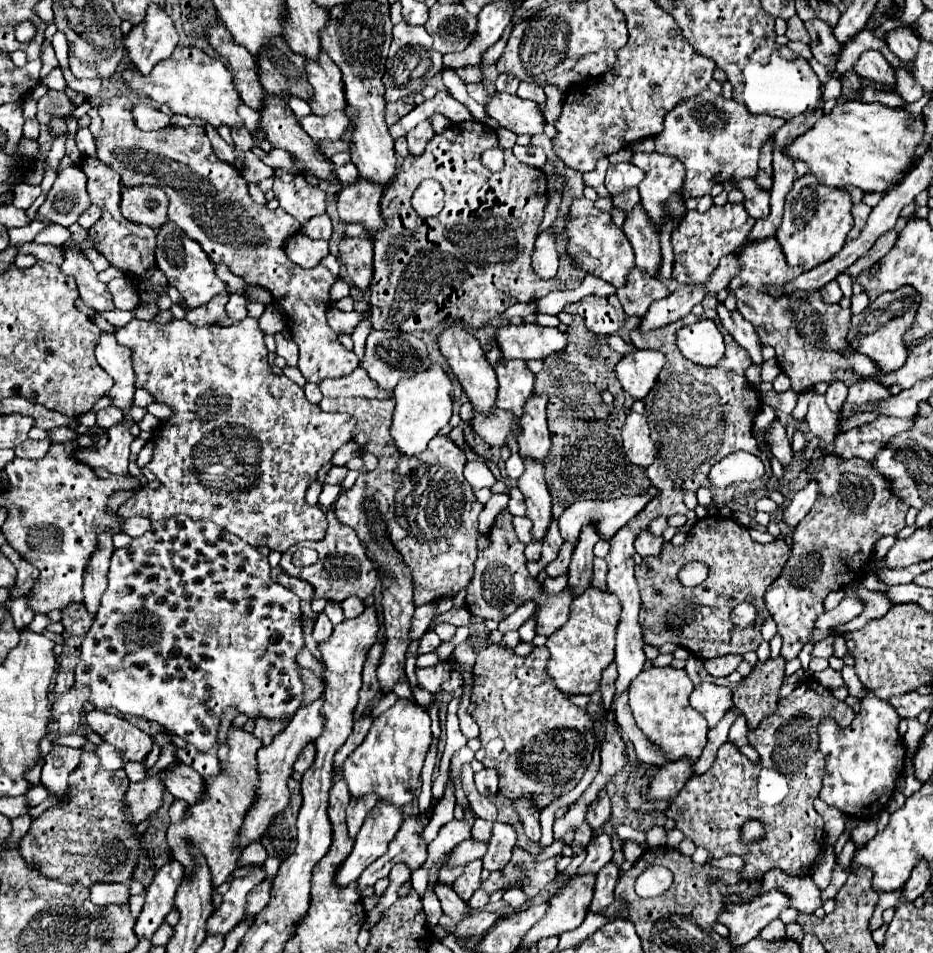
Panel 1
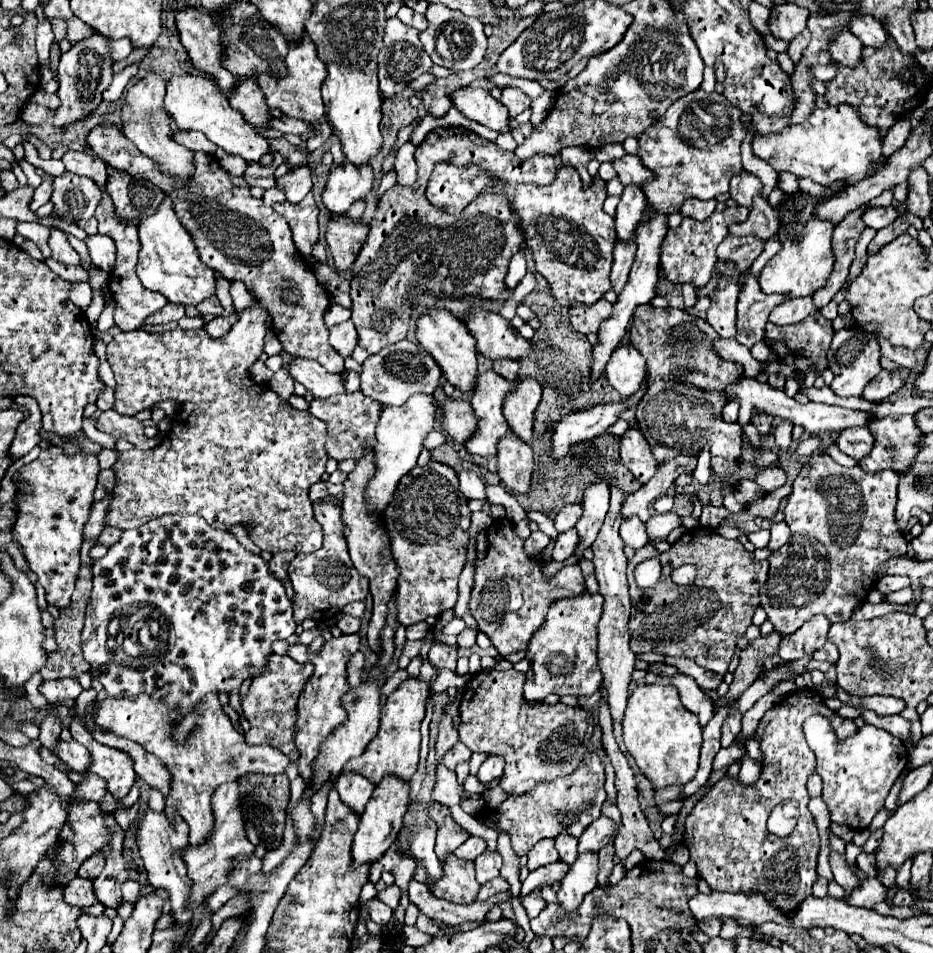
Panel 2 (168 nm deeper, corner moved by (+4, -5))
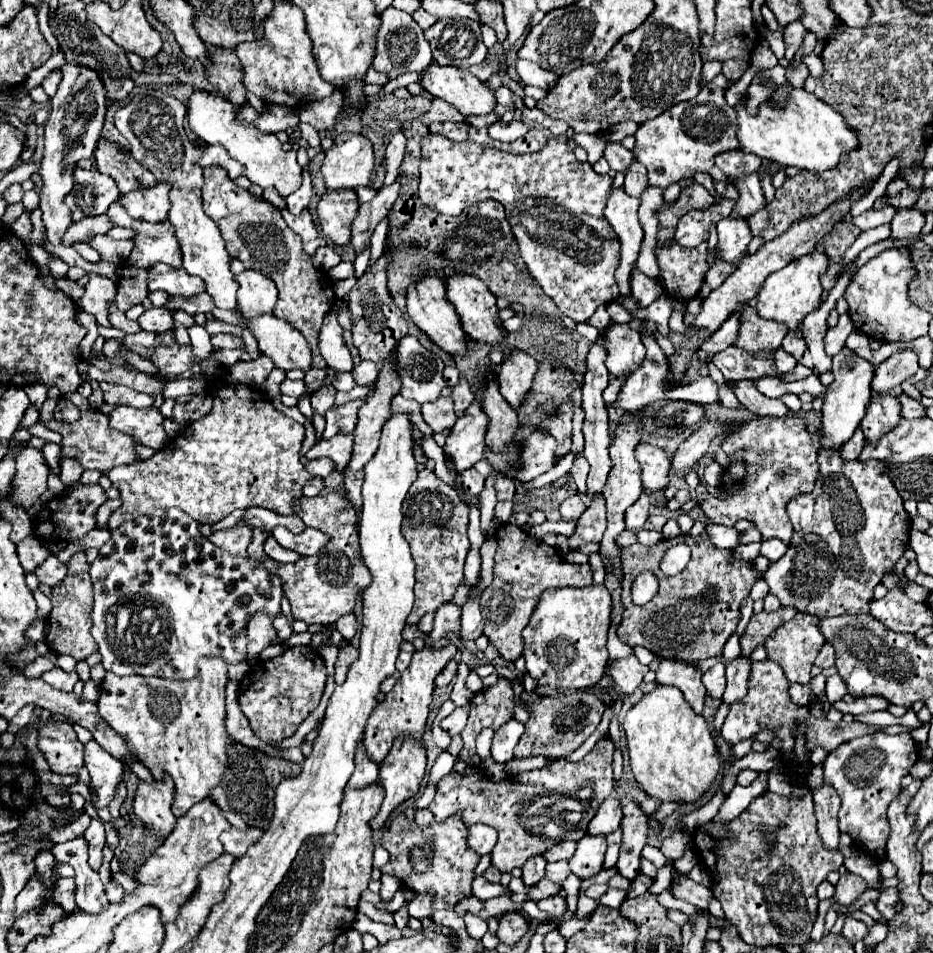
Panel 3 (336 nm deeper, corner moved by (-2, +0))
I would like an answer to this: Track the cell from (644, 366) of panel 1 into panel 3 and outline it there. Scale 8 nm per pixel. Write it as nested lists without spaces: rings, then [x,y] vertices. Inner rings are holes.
[[[613,325],[607,331],[607,361],[605,361],[605,365],[611,375],[619,377],[619,375],[627,375],[627,373],[637,371],[643,365],[645,355],[647,353],[645,353],[645,345],[641,341],[639,331],[633,331],[629,325]]]

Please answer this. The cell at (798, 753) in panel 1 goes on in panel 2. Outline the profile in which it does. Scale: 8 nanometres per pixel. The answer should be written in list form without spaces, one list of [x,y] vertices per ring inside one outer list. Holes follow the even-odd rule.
[[[797,690],[785,696],[779,704],[785,714],[775,722],[761,722],[761,728],[753,734],[763,750],[763,770],[755,786],[743,788],[737,780],[725,776],[719,780],[705,798],[701,798],[685,820],[683,844],[691,852],[691,860],[697,864],[697,874],[719,892],[743,892],[763,894],[771,906],[785,912],[793,912],[809,894],[817,880],[817,854],[819,832],[813,814],[807,810],[809,792],[807,778],[815,772],[815,754],[809,748],[803,722],[811,714],[823,714],[831,720],[839,740],[845,740],[857,732],[853,720],[845,720],[831,712],[819,692],[807,694]],[[785,798],[795,798],[801,804],[801,818],[795,832],[787,838],[779,838],[767,830],[767,818],[771,810]]]

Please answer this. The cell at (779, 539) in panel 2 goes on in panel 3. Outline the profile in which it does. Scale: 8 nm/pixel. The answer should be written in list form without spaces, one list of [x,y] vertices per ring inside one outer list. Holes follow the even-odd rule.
[[[765,539],[761,543],[761,555],[765,555],[769,561],[777,561],[787,551],[787,543],[779,543],[779,539]]]

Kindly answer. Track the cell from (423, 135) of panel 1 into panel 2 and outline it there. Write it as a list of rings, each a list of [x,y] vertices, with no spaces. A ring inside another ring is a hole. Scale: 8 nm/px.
[[[407,142],[395,154],[395,174],[397,174],[397,184],[401,184],[401,186],[409,186],[417,178],[415,176],[417,166],[415,166],[413,152],[415,152],[415,146]]]

